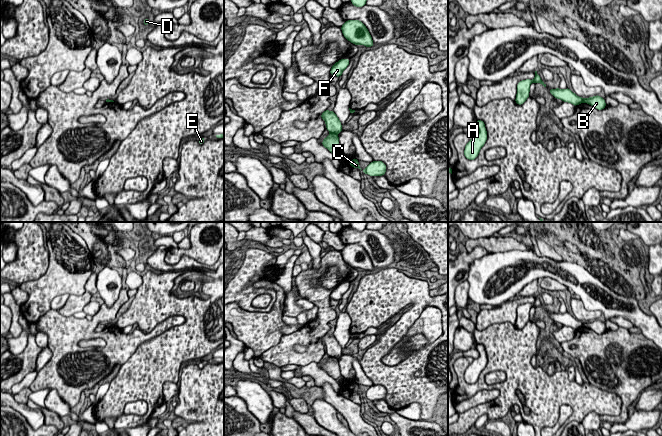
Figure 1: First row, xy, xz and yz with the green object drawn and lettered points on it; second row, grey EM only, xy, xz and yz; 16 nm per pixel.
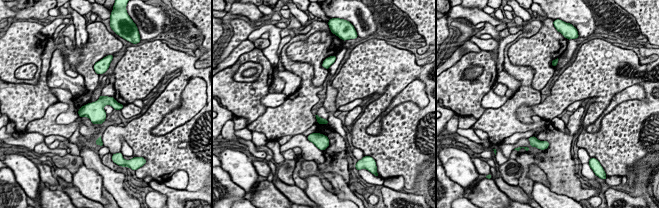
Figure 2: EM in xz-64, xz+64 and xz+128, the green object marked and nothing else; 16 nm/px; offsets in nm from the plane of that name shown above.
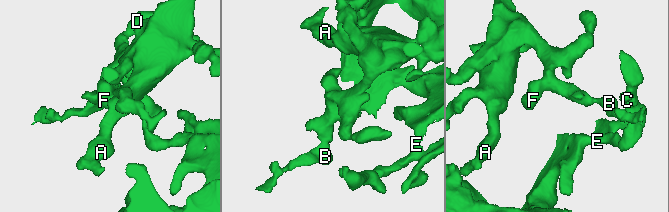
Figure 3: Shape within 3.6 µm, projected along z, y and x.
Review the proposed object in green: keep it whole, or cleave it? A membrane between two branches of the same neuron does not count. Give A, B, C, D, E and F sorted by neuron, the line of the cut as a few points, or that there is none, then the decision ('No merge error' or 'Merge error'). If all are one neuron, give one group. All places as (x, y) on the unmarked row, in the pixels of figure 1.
Groups: A C D E F / B. Split along xz (330, 356), (336, 358). Merge error

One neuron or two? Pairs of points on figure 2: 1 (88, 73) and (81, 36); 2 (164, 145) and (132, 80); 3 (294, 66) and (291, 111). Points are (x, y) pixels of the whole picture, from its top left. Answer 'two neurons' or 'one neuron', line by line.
1: two neurons
2: one neuron
3: one neuron

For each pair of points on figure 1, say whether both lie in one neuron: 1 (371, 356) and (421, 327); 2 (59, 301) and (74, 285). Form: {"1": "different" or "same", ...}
{"1": "different", "2": "different"}

